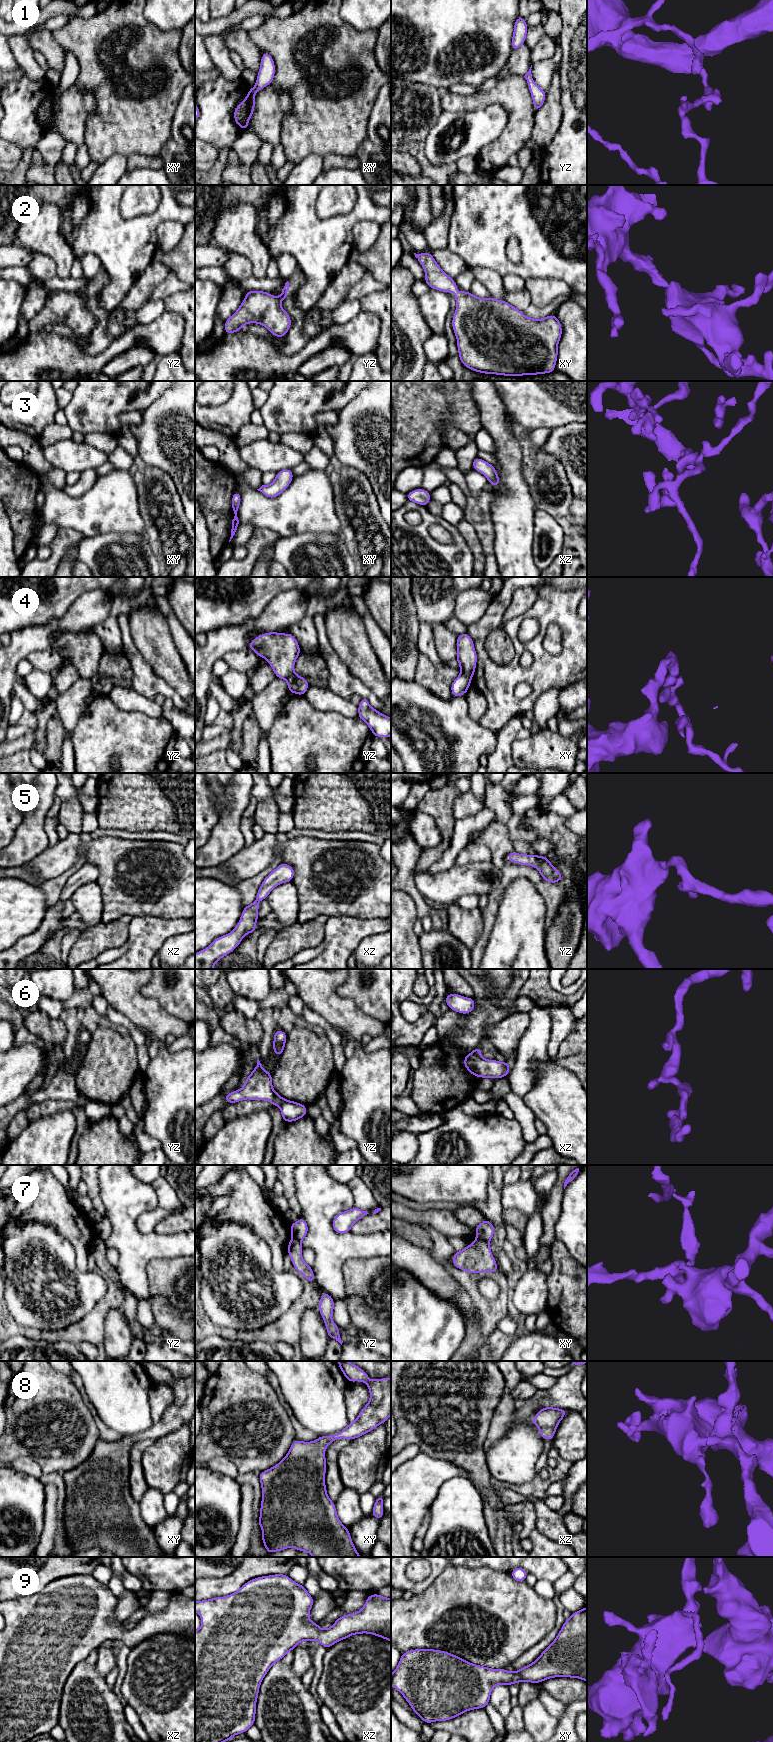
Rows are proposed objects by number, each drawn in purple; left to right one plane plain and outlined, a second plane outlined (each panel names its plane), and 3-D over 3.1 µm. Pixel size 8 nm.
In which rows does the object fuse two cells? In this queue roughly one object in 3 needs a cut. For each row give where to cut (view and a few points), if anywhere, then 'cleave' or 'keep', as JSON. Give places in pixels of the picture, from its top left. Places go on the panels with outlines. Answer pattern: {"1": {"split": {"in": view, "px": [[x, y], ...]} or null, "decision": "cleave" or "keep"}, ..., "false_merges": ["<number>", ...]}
{"1": {"split": null, "decision": "keep"}, "2": {"split": null, "decision": "keep"}, "3": {"split": null, "decision": "keep"}, "4": {"split": {"in": "xy", "px": [[461, 672], [470, 679]]}, "decision": "cleave"}, "5": {"split": null, "decision": "keep"}, "6": {"split": {"in": "yz", "px": [[284, 1099], [279, 1106]]}, "decision": "cleave"}, "7": {"split": {"in": "xy", "px": [[476, 1237], [488, 1241]]}, "decision": "cleave"}, "8": {"split": null, "decision": "keep"}, "9": {"split": null, "decision": "keep"}, "false_merges": ["4", "6", "7"]}

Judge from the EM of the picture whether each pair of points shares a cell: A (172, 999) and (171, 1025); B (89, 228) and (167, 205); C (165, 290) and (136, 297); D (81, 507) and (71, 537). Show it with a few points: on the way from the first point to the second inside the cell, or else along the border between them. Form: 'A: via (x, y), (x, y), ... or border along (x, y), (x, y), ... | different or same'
A: border along (153, 999), (163, 1009), (179, 1017), (184, 1022) | different
B: via (109, 228), (143, 228), (148, 224) | same
C: border along (166, 276), (145, 302) | different
D: border along (59, 527), (71, 527), (79, 531), (84, 537) | different

